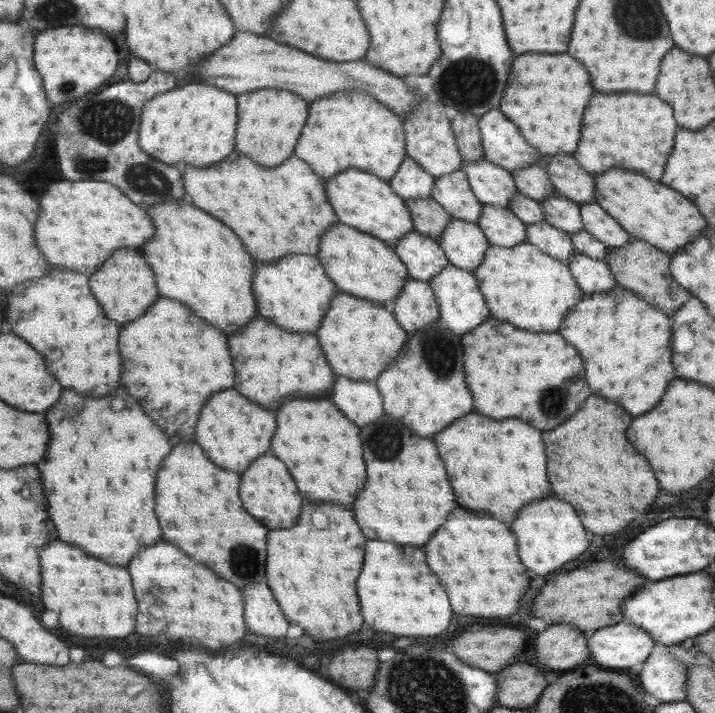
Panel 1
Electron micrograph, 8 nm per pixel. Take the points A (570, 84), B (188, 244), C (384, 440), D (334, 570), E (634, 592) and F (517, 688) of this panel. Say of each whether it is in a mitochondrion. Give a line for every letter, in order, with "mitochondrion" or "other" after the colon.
A: other
B: other
C: mitochondrion
D: other
E: other
F: other

